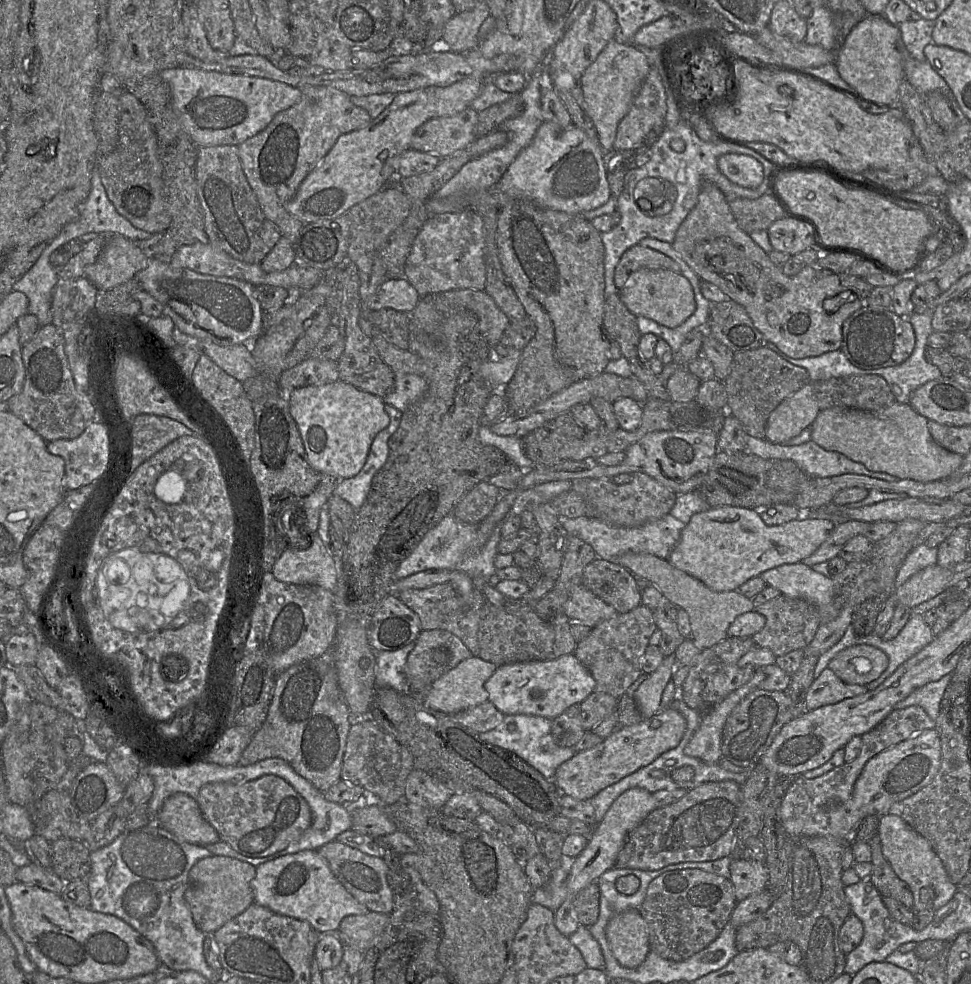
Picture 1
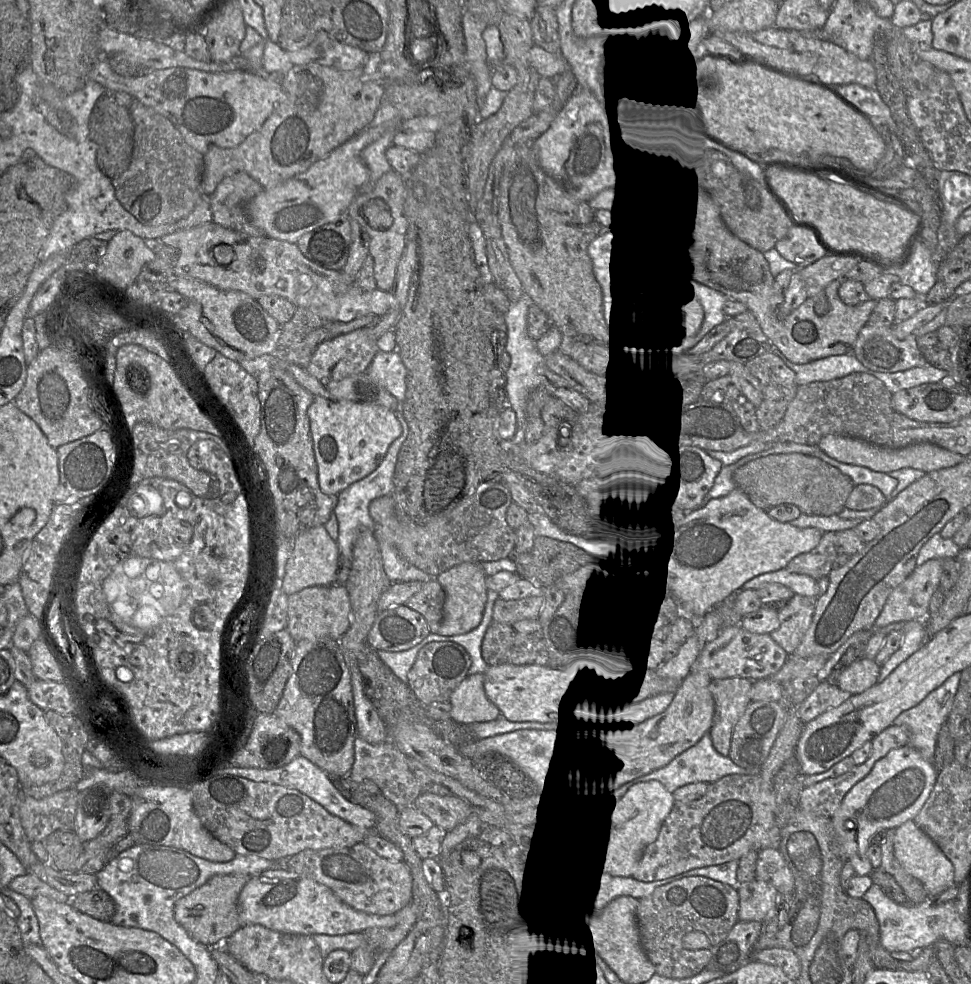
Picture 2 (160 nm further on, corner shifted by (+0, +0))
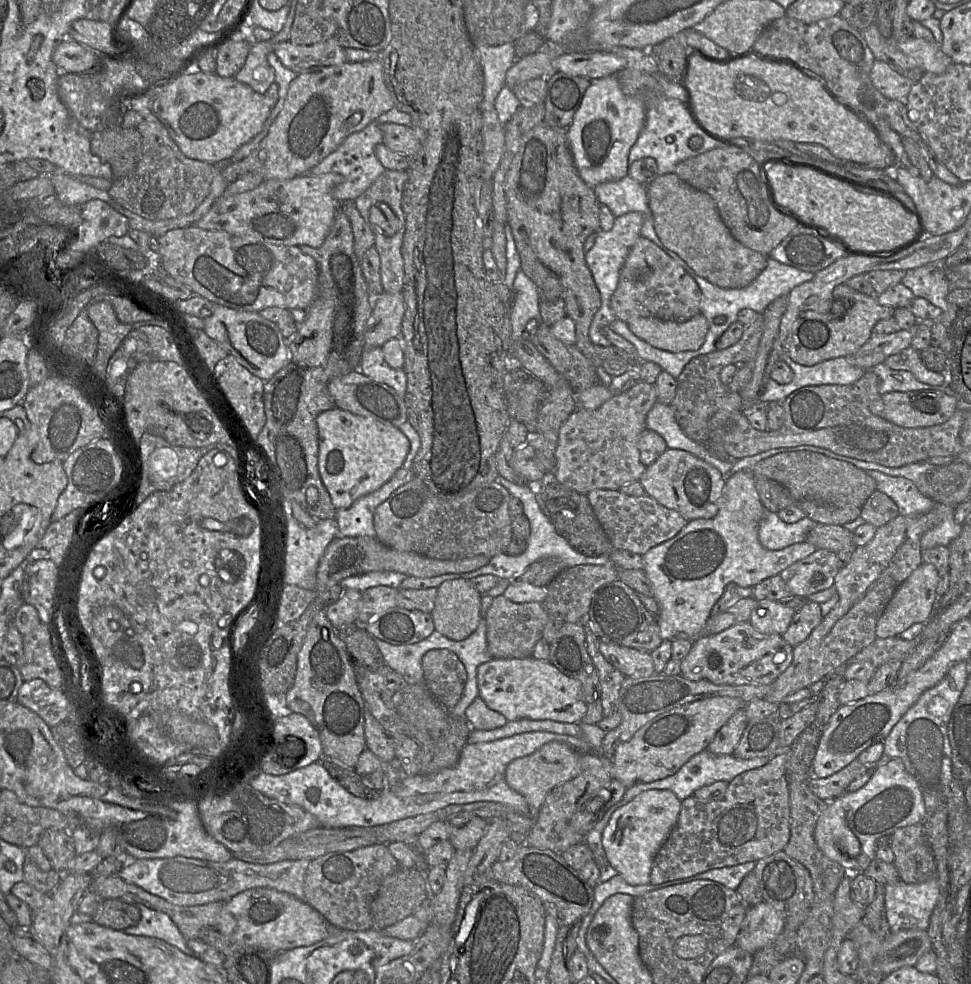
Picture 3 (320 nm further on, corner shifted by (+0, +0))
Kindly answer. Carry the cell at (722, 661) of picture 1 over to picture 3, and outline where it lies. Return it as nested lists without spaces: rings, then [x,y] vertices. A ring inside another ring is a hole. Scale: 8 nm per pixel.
[[[745,708],[739,709],[717,732],[707,749],[717,755],[731,755],[747,726]]]

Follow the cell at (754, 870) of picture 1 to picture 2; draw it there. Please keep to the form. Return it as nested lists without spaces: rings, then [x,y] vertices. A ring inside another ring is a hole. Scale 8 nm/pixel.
[[[763,880],[739,883],[739,920],[765,922],[777,905],[778,891]]]

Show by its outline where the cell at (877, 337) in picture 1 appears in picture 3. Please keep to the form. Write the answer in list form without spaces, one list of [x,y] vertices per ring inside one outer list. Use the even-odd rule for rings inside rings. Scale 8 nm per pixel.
[[[911,346],[887,357],[883,364],[892,370],[903,370],[912,373],[917,380],[932,386],[939,386],[944,383],[941,372],[929,370],[922,362],[919,351]]]

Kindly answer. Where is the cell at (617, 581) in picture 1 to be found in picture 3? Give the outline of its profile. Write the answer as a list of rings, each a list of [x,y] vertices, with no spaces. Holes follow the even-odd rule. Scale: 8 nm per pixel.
[[[620,579],[605,584],[596,591],[586,621],[599,640],[607,644],[651,653],[663,641],[659,635],[657,619],[647,611],[637,593]]]

